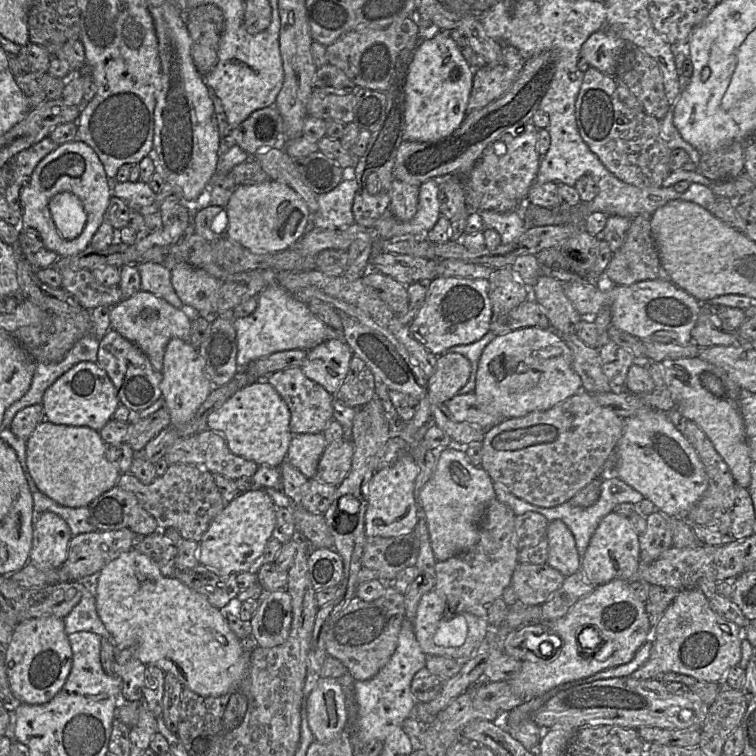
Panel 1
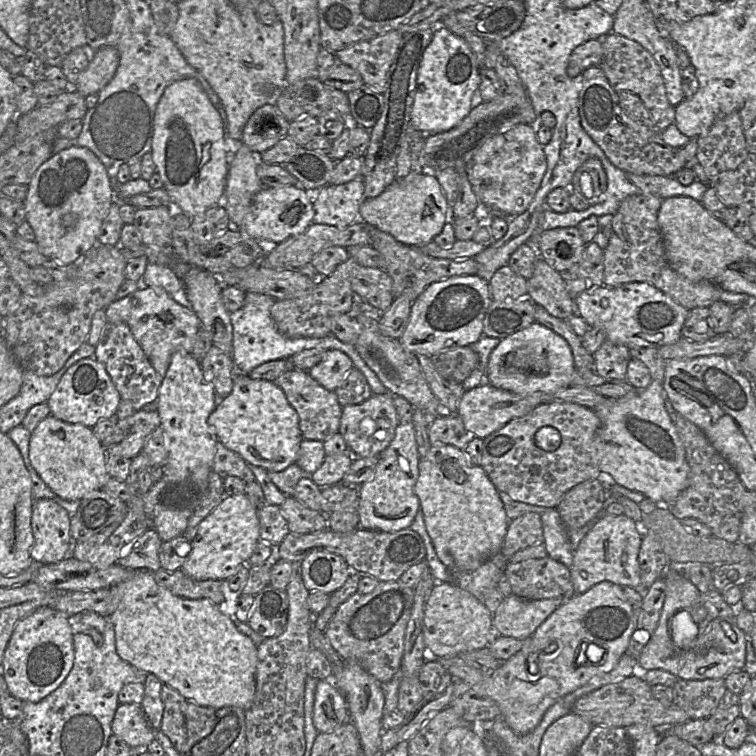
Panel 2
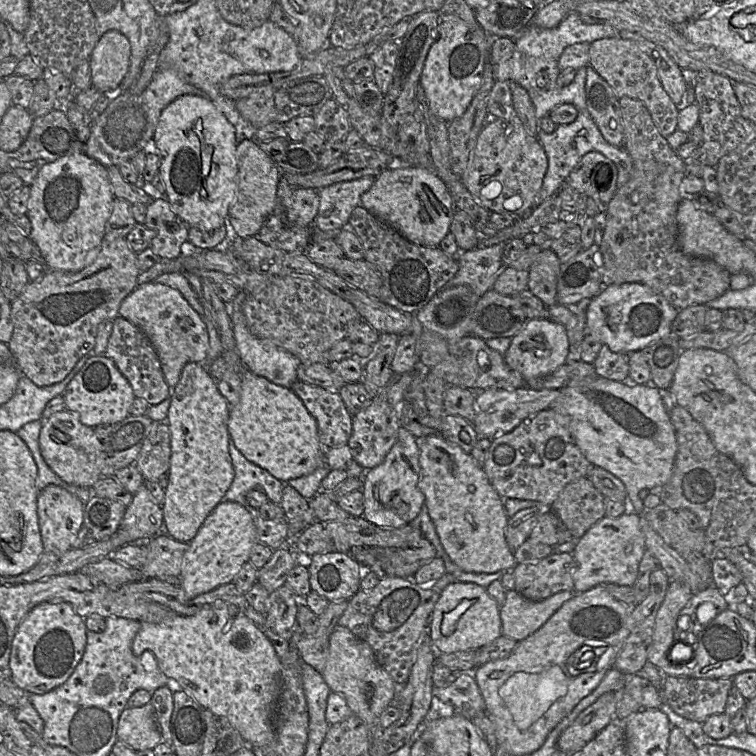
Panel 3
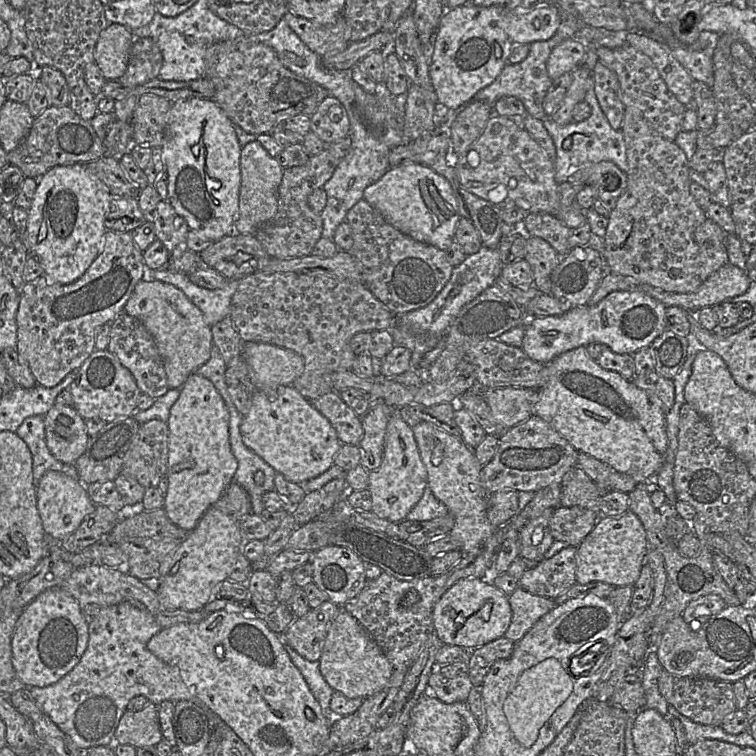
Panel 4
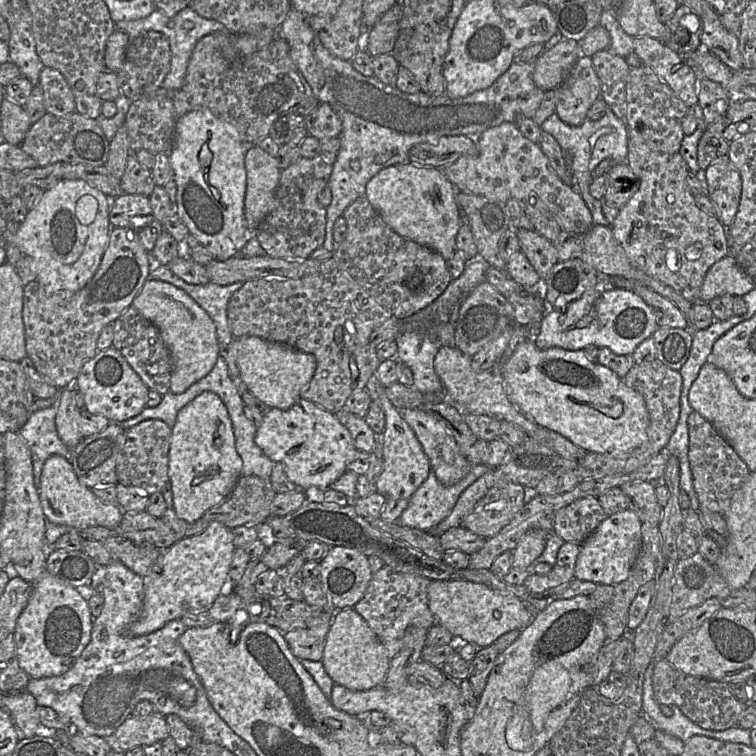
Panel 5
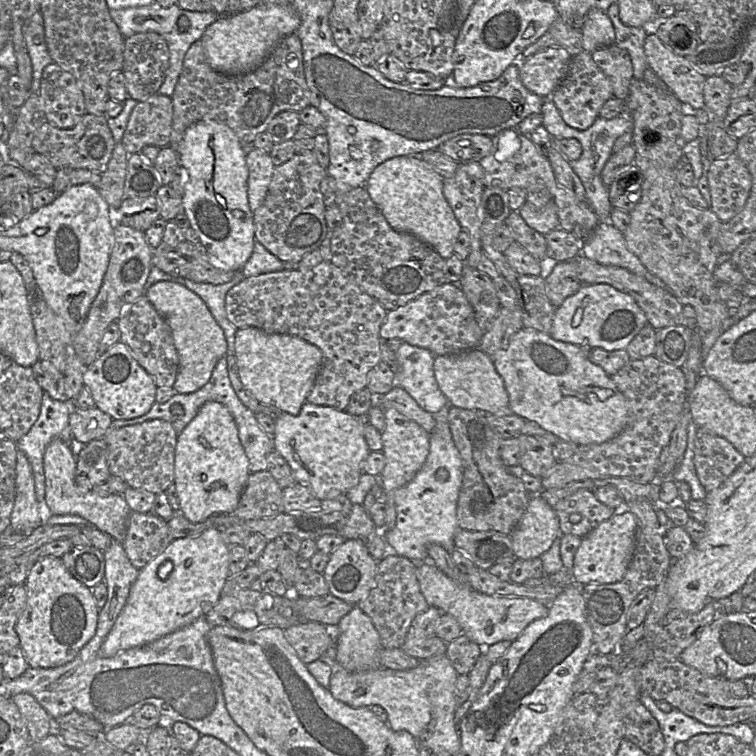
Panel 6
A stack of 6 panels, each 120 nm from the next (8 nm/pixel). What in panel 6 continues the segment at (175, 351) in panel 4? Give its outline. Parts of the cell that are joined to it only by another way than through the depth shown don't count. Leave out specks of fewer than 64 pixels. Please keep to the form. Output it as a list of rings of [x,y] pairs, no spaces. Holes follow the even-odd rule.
[[[159,281],[145,291],[145,296],[165,320],[176,348],[179,369],[173,388],[178,394],[190,394],[208,383],[218,361],[227,354],[227,340],[206,303],[185,286]]]

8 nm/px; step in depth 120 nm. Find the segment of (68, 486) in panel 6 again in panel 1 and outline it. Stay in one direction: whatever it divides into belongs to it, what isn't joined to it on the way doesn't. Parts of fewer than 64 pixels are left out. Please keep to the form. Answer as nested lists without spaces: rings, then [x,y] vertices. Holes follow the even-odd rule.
[[[53,512],[37,516],[33,526],[29,563],[41,570],[57,570],[67,559],[72,539],[65,520]]]

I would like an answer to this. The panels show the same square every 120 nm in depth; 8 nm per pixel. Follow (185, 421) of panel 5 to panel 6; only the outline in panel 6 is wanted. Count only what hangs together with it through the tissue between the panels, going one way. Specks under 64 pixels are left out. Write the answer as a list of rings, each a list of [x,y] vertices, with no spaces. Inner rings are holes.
[[[206,402],[177,438],[174,484],[180,503],[179,513],[192,523],[206,521],[214,514],[231,514],[238,506],[249,475],[249,459],[240,442],[232,414],[219,402]]]

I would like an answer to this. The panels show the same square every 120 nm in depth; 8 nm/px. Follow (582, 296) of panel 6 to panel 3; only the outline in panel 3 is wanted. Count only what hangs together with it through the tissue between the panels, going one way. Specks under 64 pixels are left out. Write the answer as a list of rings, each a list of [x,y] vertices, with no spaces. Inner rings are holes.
[[[640,283],[602,287],[587,308],[587,335],[593,336],[615,353],[631,354],[672,335],[672,323],[678,314],[663,296]],[[549,318],[528,320],[524,328],[511,338],[511,344],[503,356],[507,365],[519,372],[525,380],[535,380],[550,374],[568,360],[567,329]]]

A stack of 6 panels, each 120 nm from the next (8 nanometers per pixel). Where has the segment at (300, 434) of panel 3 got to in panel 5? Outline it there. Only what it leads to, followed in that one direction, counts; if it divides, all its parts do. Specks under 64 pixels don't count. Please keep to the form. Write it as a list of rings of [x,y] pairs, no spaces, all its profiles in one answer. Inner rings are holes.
[[[303,398],[288,410],[270,408],[263,415],[261,425],[257,427],[254,441],[271,461],[282,463],[289,480],[304,491],[311,486],[330,489],[329,485],[347,471],[348,464],[354,459],[356,451],[359,451],[354,446],[349,430],[334,413]]]

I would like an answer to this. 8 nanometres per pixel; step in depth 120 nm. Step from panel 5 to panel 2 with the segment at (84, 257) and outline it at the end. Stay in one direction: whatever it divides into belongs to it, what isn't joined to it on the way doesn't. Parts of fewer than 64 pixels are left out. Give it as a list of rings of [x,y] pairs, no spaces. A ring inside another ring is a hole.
[[[73,145],[54,154],[34,173],[24,200],[25,218],[34,231],[40,253],[58,264],[78,263],[98,244],[101,226],[115,199],[115,184],[103,163],[90,149]]]

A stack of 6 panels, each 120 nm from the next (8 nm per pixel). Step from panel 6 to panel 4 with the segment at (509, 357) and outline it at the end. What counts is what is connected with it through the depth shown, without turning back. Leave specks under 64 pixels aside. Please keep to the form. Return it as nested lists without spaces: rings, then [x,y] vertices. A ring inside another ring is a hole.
[[[586,348],[564,352],[549,365],[549,380],[537,390],[538,401],[533,414],[548,422],[578,452],[585,453],[620,473],[641,473],[645,479],[654,479],[663,465],[667,450],[665,414],[659,398],[637,387],[614,371],[603,369],[587,354]]]

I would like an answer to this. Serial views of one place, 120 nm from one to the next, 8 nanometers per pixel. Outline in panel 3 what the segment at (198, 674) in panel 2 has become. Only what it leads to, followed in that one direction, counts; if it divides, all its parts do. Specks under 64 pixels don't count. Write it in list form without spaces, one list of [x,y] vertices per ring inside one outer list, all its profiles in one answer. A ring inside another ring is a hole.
[[[216,602],[192,616],[174,614],[159,623],[143,622],[133,640],[132,652],[140,656],[146,650],[155,655],[158,670],[170,679],[171,685],[180,687],[204,709],[227,718],[248,746],[262,747],[273,741],[281,661],[271,641],[237,606],[230,602]]]

